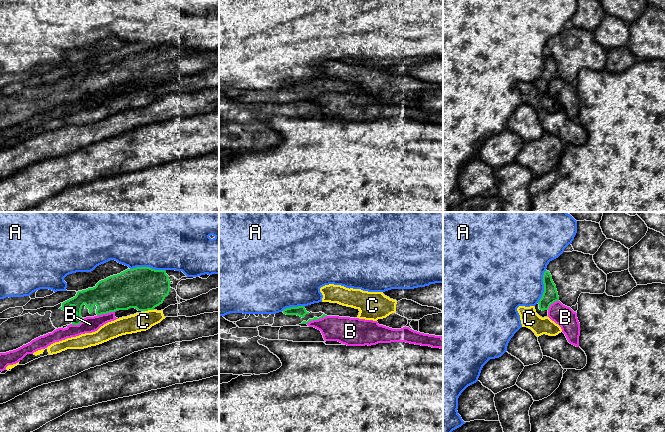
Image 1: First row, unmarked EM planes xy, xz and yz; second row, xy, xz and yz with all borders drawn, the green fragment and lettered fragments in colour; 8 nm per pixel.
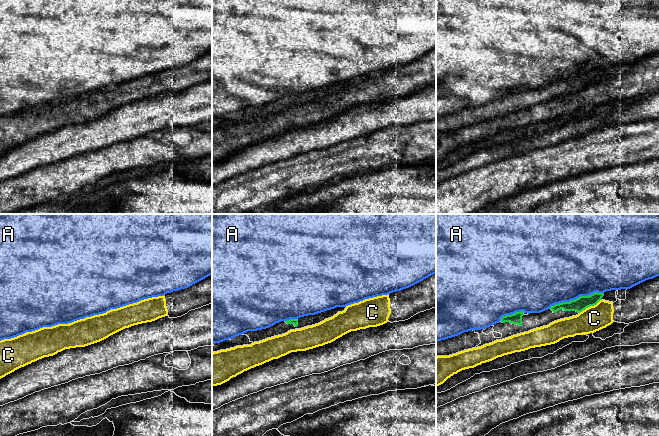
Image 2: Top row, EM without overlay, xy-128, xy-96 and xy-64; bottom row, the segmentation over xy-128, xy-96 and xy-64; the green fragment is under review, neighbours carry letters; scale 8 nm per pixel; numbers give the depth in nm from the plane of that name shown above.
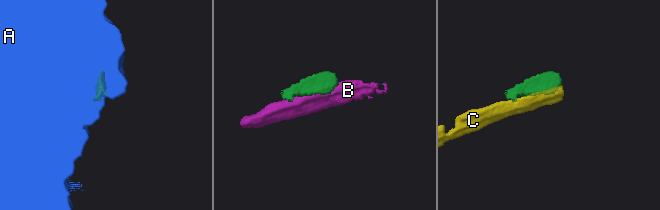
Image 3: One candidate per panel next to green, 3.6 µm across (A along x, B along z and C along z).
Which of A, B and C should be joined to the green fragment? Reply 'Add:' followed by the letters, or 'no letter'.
Add: no letter

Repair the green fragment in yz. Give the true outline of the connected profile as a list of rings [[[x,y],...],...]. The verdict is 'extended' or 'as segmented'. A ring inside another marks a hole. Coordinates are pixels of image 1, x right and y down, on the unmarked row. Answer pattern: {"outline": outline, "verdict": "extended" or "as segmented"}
{"outline": [[[545,47],[543,51],[544,68],[539,78],[534,82],[536,89],[544,94],[548,93],[548,85],[551,80],[559,77],[556,61],[552,56],[552,52],[549,47]]], "verdict": "extended"}

